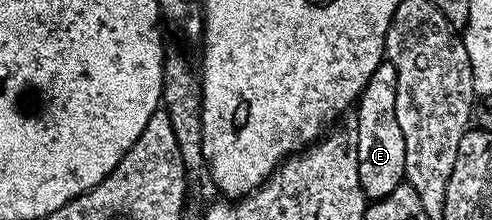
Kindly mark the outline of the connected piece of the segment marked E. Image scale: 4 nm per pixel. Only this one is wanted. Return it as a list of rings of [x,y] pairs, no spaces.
[[[385,61],[378,65],[378,69],[374,69],[358,100],[360,112],[354,116],[358,133],[358,177],[364,190],[364,197],[369,201],[386,197],[386,193],[390,193],[398,184],[405,182],[406,141],[402,137],[402,129],[398,129],[395,100],[394,65]]]

